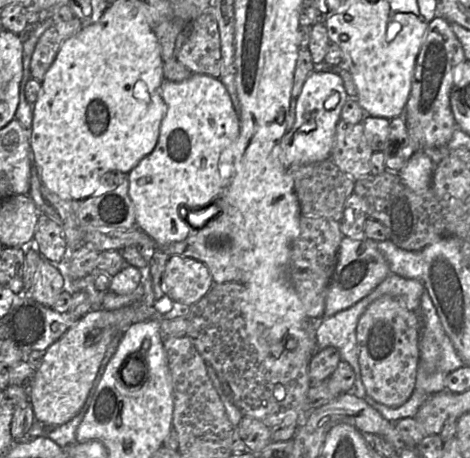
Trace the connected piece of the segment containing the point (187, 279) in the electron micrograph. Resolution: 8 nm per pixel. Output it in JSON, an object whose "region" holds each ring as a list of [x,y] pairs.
{"region":[[[174,254],[166,265],[165,293],[173,301],[193,305],[204,297],[214,281],[201,261]]]}

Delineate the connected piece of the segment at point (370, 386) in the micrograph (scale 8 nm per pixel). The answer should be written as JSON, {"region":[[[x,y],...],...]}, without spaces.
{"region":[[[383,295],[367,307],[359,318],[356,337],[362,383],[369,397],[390,408],[408,401],[416,385],[421,334],[418,313],[409,310],[398,298]]]}

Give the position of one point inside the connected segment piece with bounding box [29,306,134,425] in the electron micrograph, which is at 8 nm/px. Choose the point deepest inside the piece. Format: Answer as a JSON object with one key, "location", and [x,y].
{"location":[62,384]}

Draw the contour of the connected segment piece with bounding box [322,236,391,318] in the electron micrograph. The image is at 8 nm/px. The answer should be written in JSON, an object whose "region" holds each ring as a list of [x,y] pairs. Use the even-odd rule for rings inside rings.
{"region":[[[344,236],[341,244],[340,244],[340,248],[339,248],[339,253],[338,253],[338,258],[337,258],[337,263],[328,287],[328,292],[326,295],[326,300],[325,300],[325,310],[324,310],[324,314],[322,318],[327,318],[327,317],[331,317],[334,314],[336,314],[339,311],[345,310],[351,306],[353,306],[354,304],[356,304],[357,302],[359,302],[361,299],[363,299],[364,297],[366,297],[367,295],[369,295],[381,282],[383,282],[390,274],[390,268],[389,268],[389,264],[386,260],[386,258],[384,257],[384,255],[377,249],[376,247],[376,243],[380,242],[380,241],[374,241],[368,238],[365,238],[363,240],[356,240],[356,239],[352,239],[349,237]]]}

